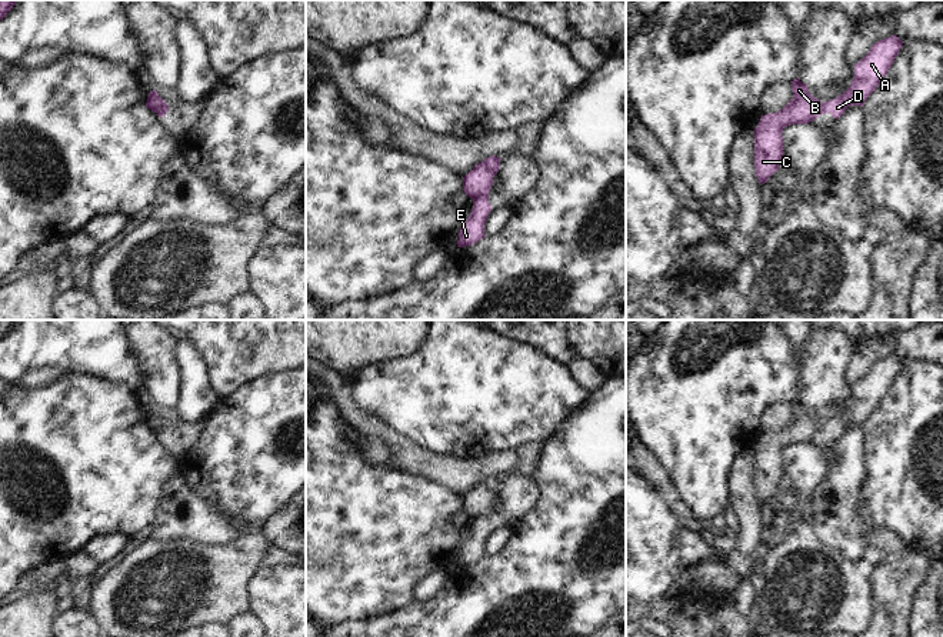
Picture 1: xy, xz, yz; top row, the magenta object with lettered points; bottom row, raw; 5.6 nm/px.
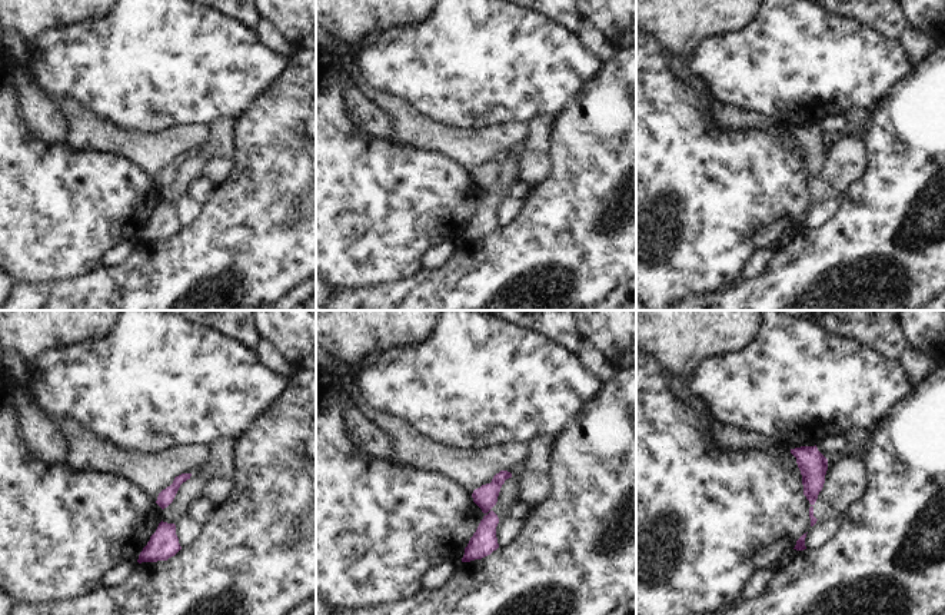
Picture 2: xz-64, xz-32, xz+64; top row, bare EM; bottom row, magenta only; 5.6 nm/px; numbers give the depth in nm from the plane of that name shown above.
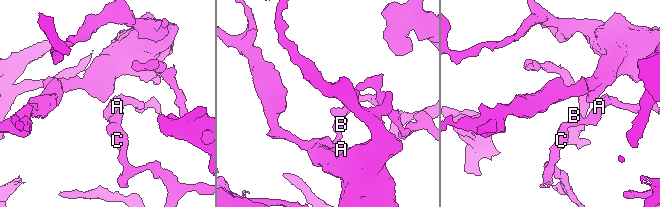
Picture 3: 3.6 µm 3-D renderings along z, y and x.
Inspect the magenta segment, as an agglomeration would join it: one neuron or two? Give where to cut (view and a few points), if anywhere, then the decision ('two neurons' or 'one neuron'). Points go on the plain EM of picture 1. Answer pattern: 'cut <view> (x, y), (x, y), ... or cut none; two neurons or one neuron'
cut xz (487, 513), (473, 520); two neurons

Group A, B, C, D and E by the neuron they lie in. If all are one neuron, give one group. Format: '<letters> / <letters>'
A D E / B C

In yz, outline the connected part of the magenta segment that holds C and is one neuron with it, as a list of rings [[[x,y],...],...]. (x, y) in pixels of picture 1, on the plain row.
[[[800,398],[792,403],[793,418],[777,433],[760,437],[754,448],[754,488],[759,503],[764,504],[779,490],[783,473],[783,448],[807,444],[820,436],[822,421],[809,413]]]

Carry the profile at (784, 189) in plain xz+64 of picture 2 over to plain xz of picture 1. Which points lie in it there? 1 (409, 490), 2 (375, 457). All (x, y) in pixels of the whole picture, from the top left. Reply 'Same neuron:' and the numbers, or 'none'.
Same neuron: 1

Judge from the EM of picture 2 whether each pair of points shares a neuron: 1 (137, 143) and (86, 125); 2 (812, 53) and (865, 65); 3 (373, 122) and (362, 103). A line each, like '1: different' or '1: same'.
1: same
2: same
3: same

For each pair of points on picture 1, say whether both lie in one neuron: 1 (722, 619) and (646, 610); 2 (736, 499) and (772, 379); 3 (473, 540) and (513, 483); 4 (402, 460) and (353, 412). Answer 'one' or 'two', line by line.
1: one
2: two
3: one
4: one

